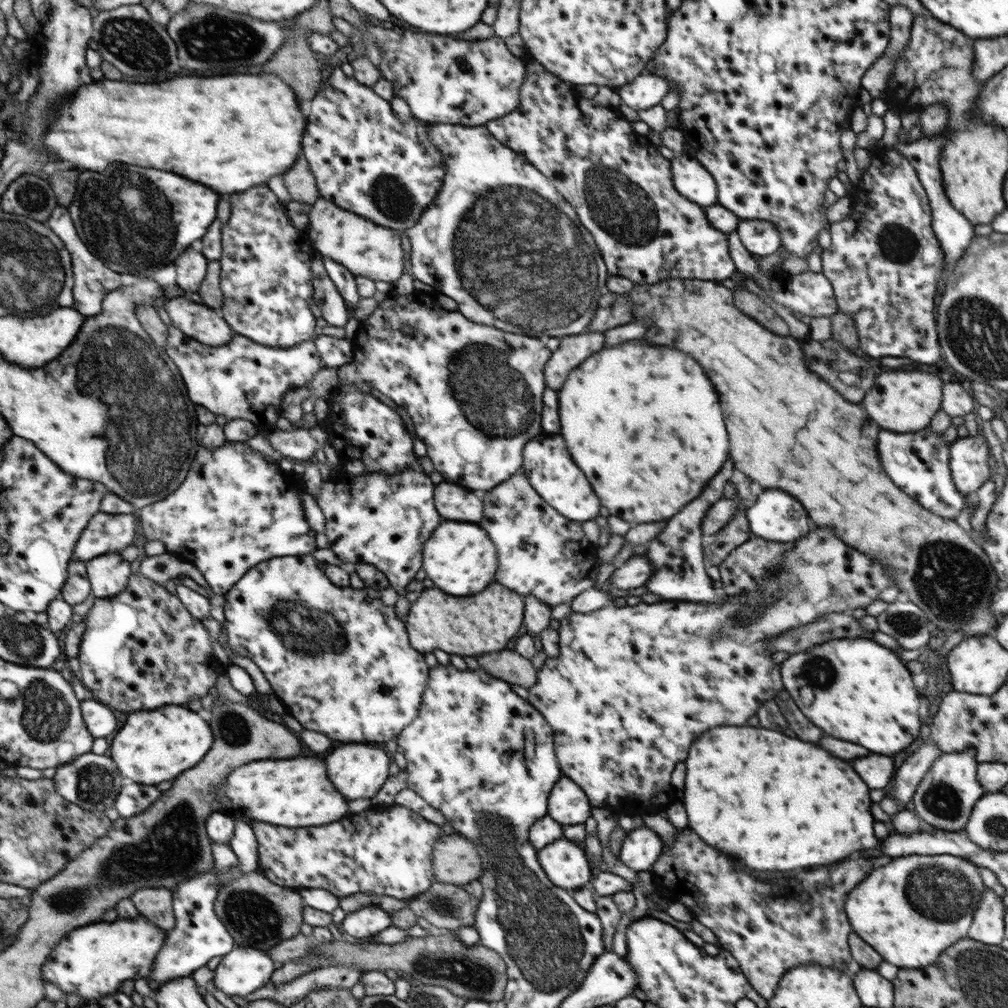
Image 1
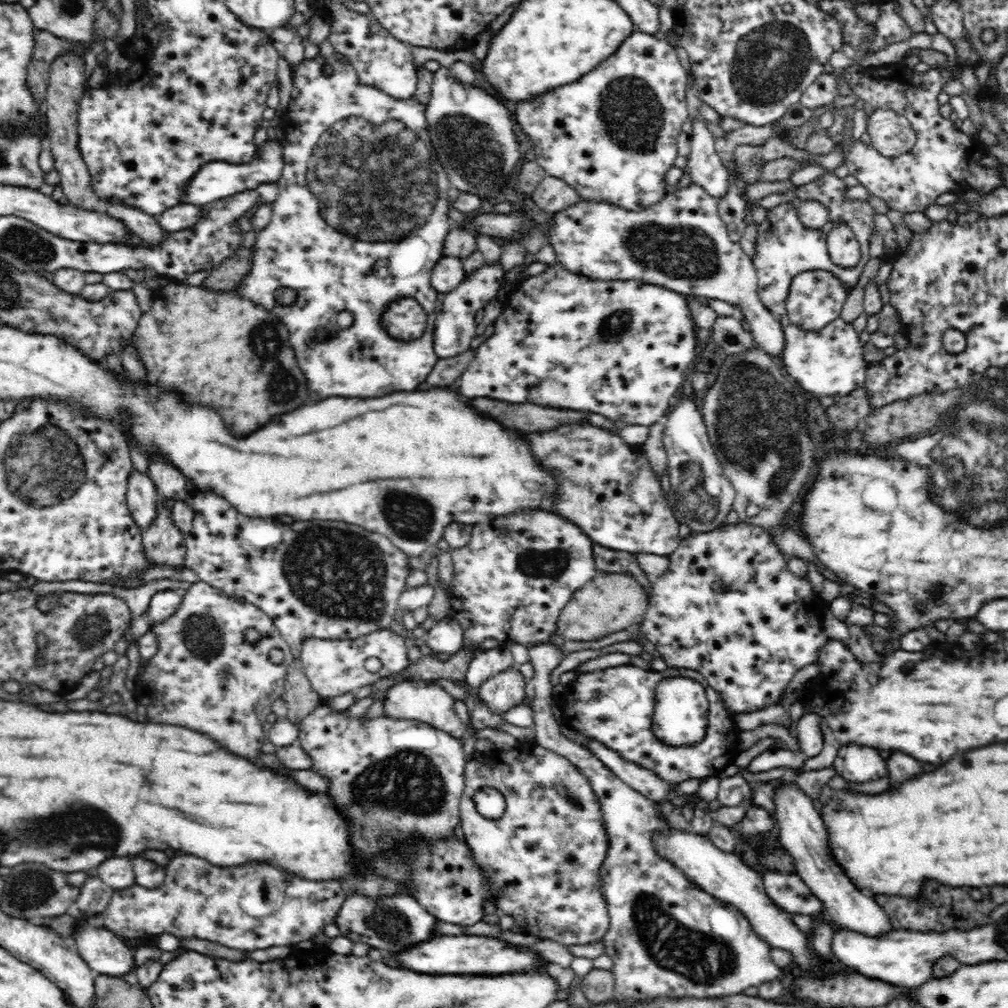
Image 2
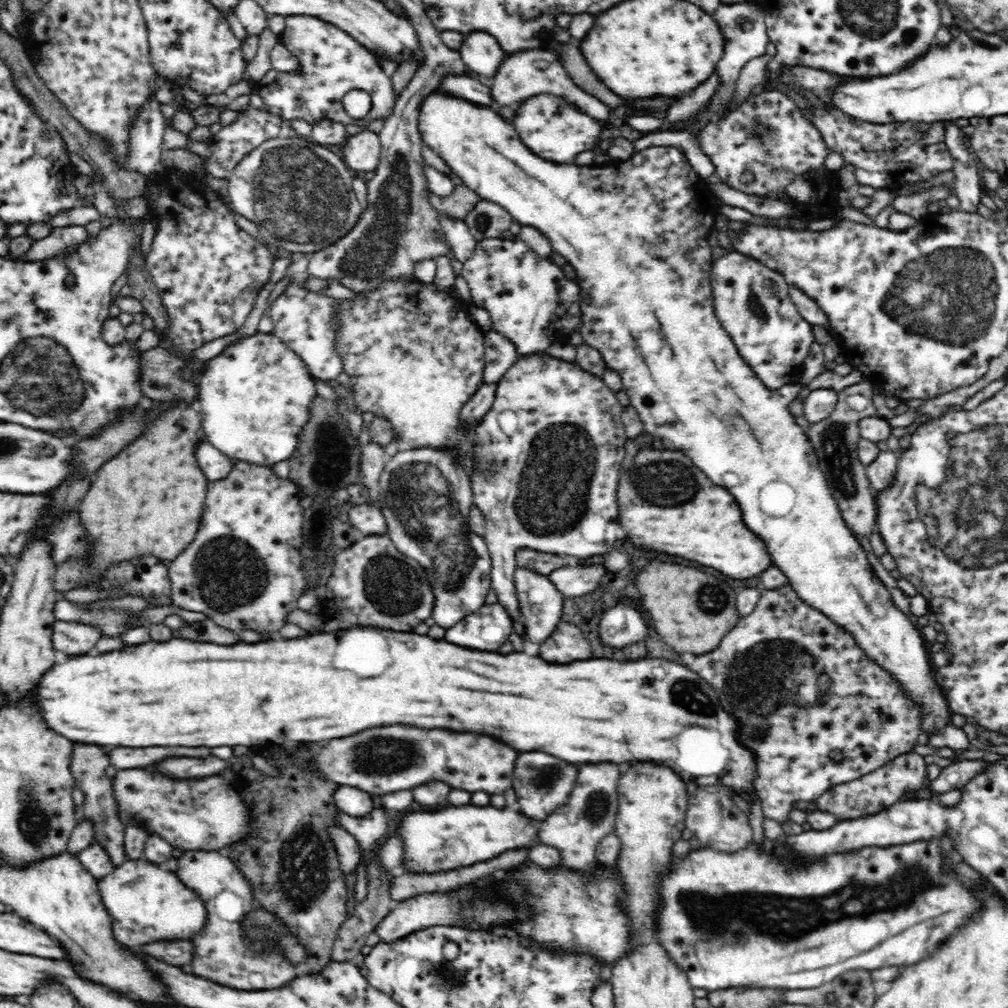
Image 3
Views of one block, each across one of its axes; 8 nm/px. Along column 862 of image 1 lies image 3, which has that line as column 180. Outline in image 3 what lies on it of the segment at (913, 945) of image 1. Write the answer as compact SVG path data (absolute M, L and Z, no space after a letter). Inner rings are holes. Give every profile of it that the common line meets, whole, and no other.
M128 859L110 876L97 879L102 904L112 918L114 938L124 946L144 946L158 940L192 940L206 922L206 906L178 876L152 862Z

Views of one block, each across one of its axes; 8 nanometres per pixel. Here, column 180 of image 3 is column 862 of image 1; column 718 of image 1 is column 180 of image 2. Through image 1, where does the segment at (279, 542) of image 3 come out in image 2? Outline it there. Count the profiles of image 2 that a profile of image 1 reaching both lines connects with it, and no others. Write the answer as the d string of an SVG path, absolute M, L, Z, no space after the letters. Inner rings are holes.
M198 581L192 583L183 595L176 612L168 620L154 624L150 630L158 639L158 652L144 660L134 690L138 703L145 701L147 704L148 720L204 730L208 738L216 740L230 752L256 762L264 740L268 739L261 725L267 722L272 704L283 697L287 668L293 659L290 645L278 627L274 626L274 621L263 610L244 599L228 596L207 582ZM247 628L256 628L261 634L261 639L255 645L244 641L242 633ZM272 648L283 650L285 656L280 664L270 661L268 654Z

